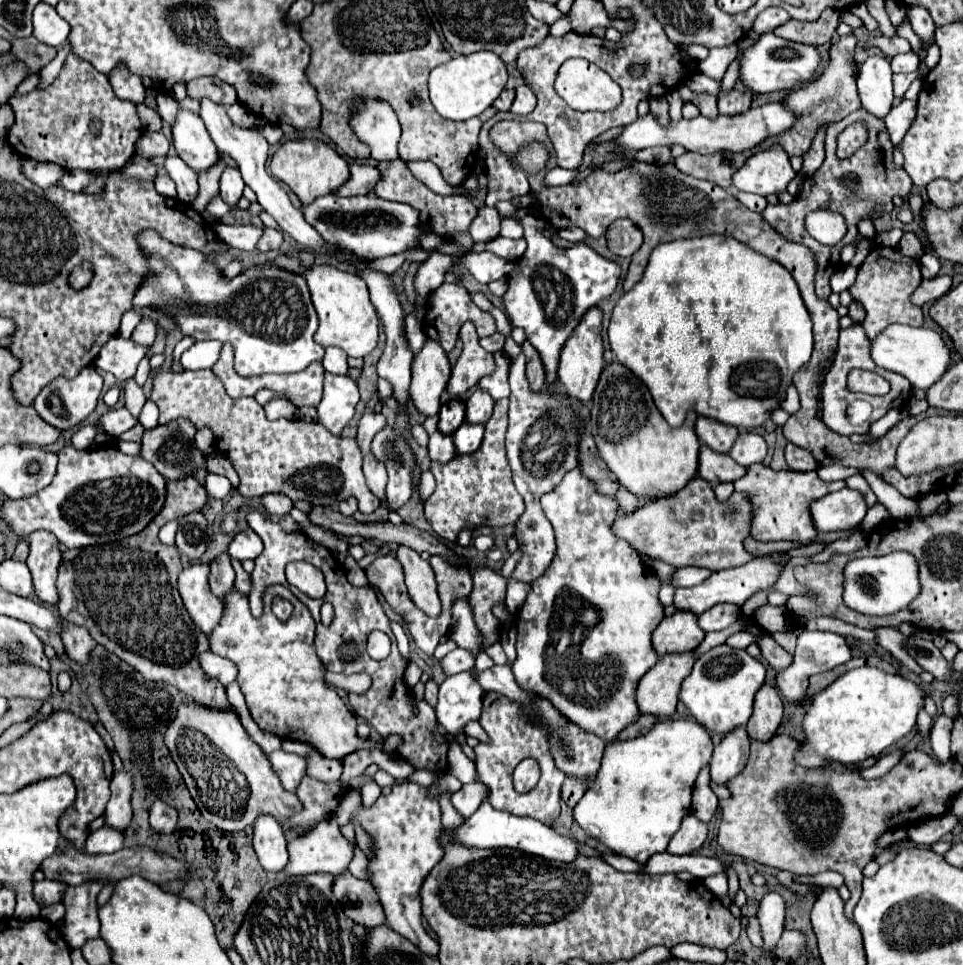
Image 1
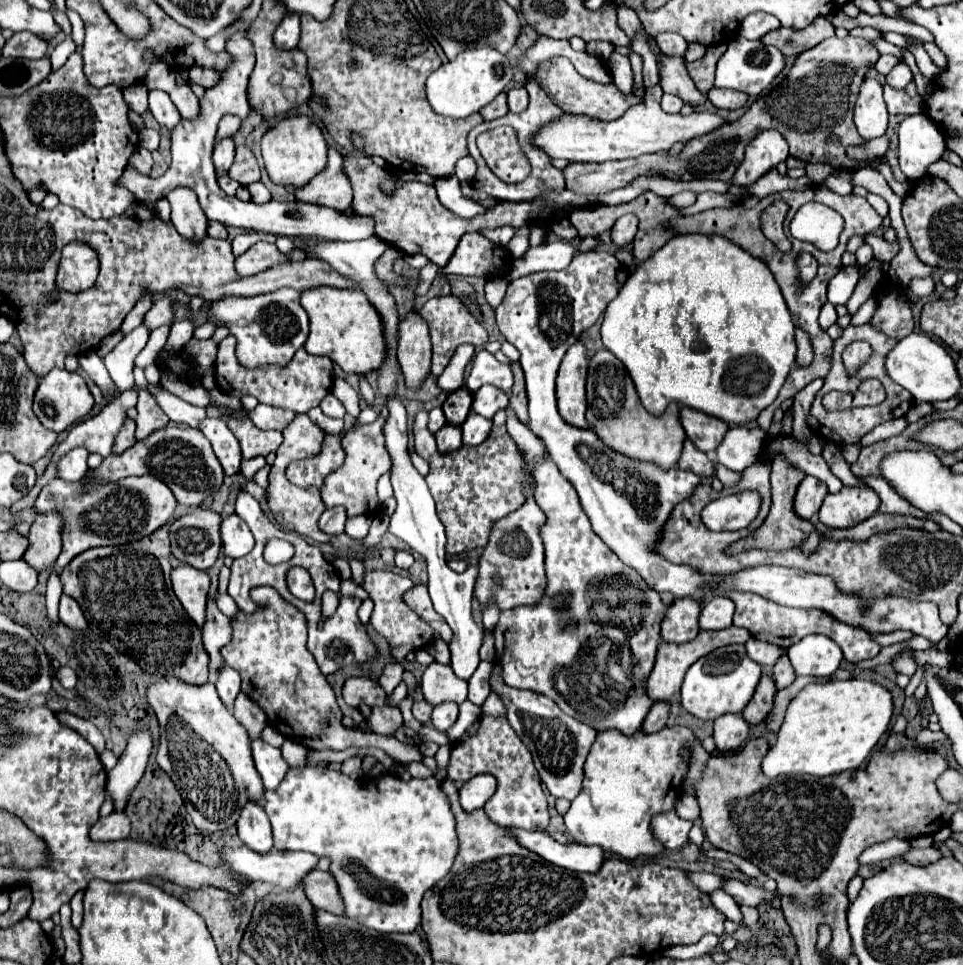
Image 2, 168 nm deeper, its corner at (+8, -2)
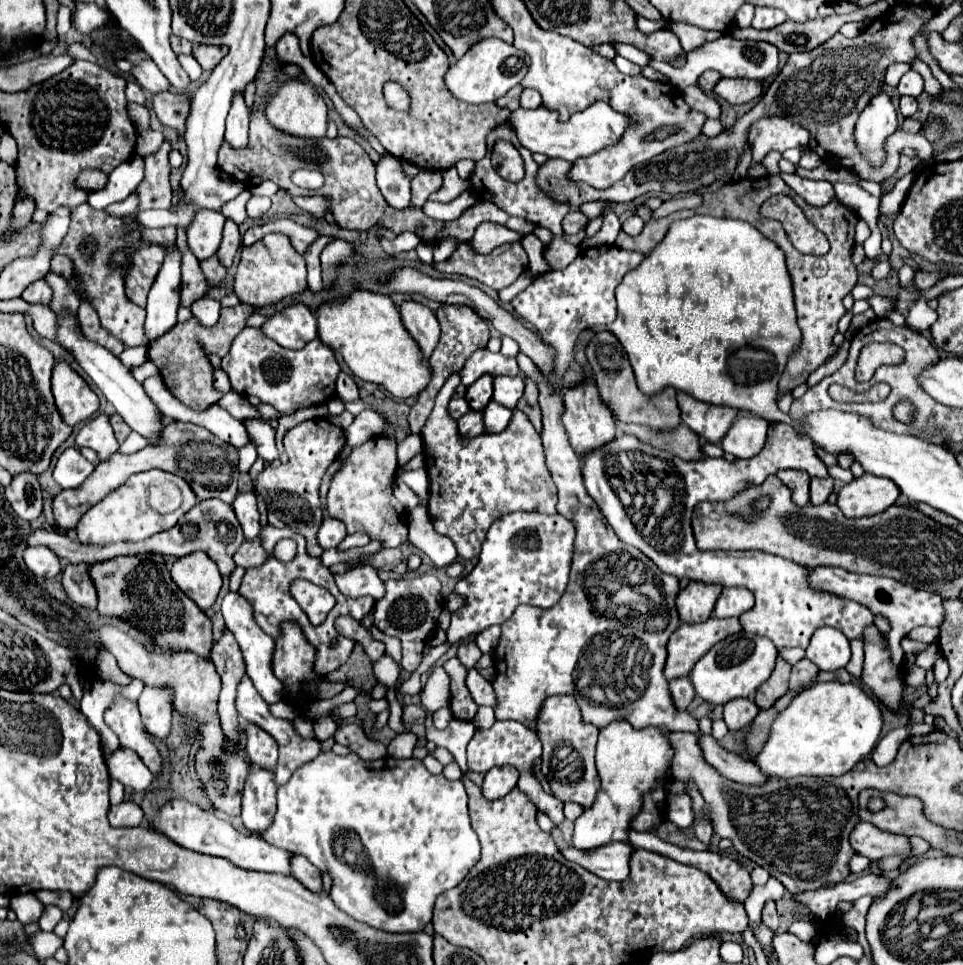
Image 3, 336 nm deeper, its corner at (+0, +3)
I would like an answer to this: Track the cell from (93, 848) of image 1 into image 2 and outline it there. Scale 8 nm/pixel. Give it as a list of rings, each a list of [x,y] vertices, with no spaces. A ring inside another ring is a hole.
[[[114,811],[108,817],[100,817],[98,823],[90,829],[94,841],[118,841],[130,835],[130,819],[124,811]]]

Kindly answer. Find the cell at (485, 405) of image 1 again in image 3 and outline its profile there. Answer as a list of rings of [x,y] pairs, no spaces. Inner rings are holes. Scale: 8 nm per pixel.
[[[524,374],[510,378],[510,376],[496,376],[494,378],[494,396],[498,404],[504,404],[506,408],[516,408],[516,402],[524,394]]]

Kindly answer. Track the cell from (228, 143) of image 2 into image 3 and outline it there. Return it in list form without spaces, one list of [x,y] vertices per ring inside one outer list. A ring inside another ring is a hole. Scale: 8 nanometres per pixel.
[[[236,96],[230,108],[230,114],[226,118],[226,142],[242,150],[248,144],[248,122],[250,122],[250,112],[246,110],[244,98]]]

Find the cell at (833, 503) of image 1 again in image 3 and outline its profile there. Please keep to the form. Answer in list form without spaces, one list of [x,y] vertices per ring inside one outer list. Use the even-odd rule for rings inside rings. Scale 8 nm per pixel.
[[[862,474],[860,478],[854,478],[850,484],[844,484],[844,488],[838,492],[838,508],[846,518],[862,518],[862,516],[874,516],[890,508],[900,490],[892,480]]]

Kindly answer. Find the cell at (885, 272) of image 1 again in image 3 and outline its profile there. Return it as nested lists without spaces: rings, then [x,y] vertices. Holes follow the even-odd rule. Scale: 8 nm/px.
[[[866,344],[860,350],[858,362],[856,362],[856,380],[868,382],[874,374],[874,370],[882,364],[898,364],[904,358],[904,350],[894,344]]]

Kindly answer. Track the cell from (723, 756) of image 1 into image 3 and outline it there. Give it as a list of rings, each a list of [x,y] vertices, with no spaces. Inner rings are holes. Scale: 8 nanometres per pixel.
[[[730,700],[724,706],[724,722],[730,732],[736,732],[752,724],[758,712],[760,708],[752,700]]]

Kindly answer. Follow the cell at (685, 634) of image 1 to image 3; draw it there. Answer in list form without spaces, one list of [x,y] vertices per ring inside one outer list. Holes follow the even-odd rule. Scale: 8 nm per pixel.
[[[690,582],[684,590],[680,590],[676,598],[676,610],[678,610],[680,622],[700,624],[702,620],[708,620],[712,616],[712,610],[720,592],[722,592],[720,586],[714,588],[714,584]]]

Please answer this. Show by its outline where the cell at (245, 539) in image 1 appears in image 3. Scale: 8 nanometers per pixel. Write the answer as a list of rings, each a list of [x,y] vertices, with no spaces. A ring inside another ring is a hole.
[[[246,492],[246,494],[238,494],[236,500],[232,502],[236,518],[244,530],[244,538],[246,540],[254,540],[258,538],[260,532],[260,514],[256,510],[256,496],[254,492]]]

